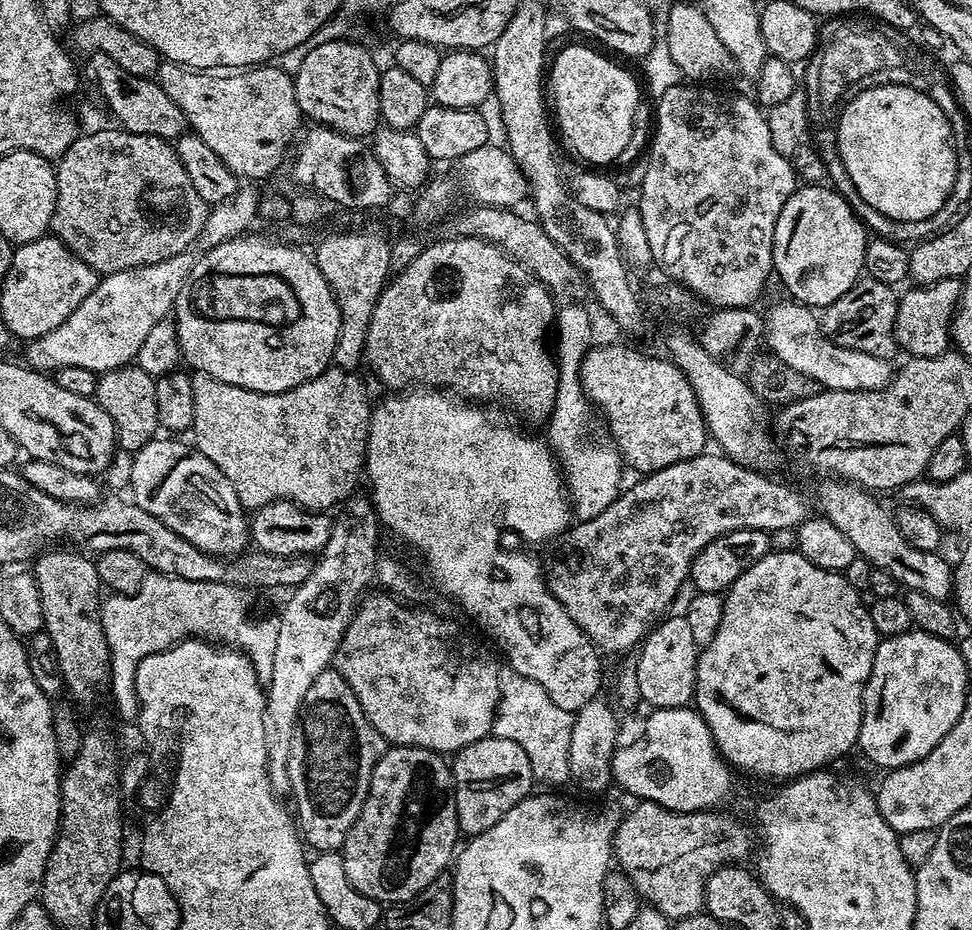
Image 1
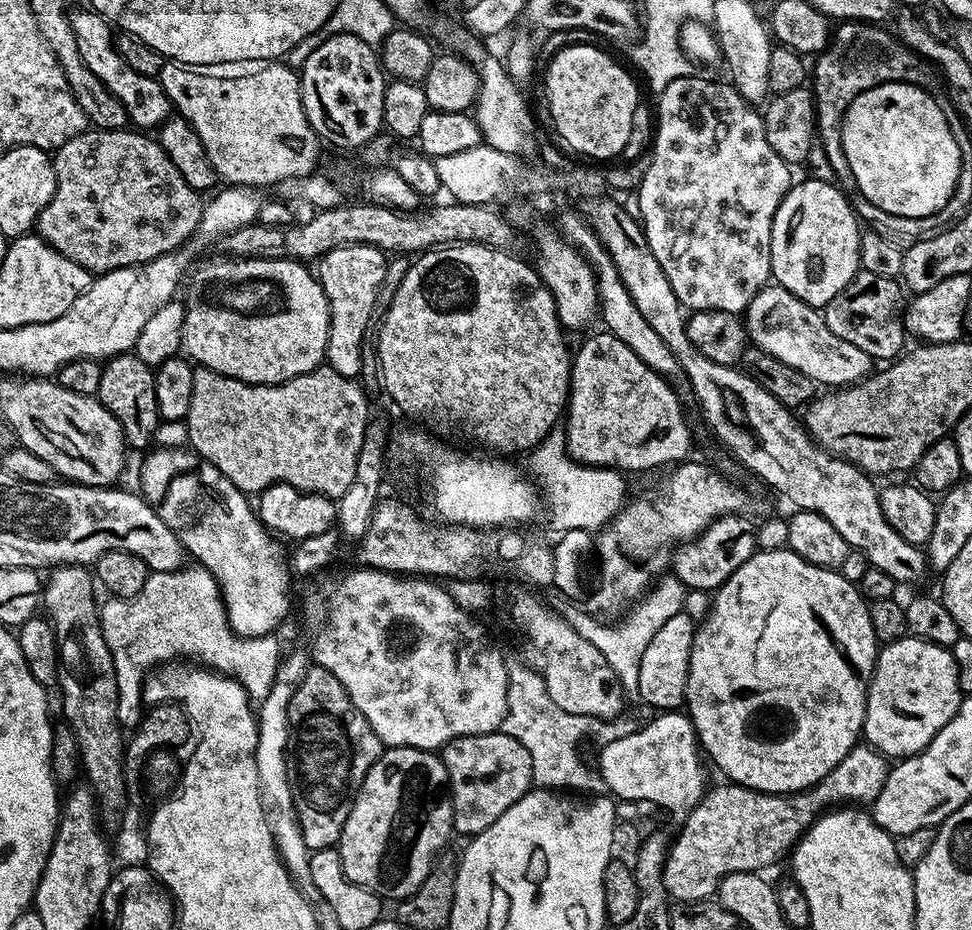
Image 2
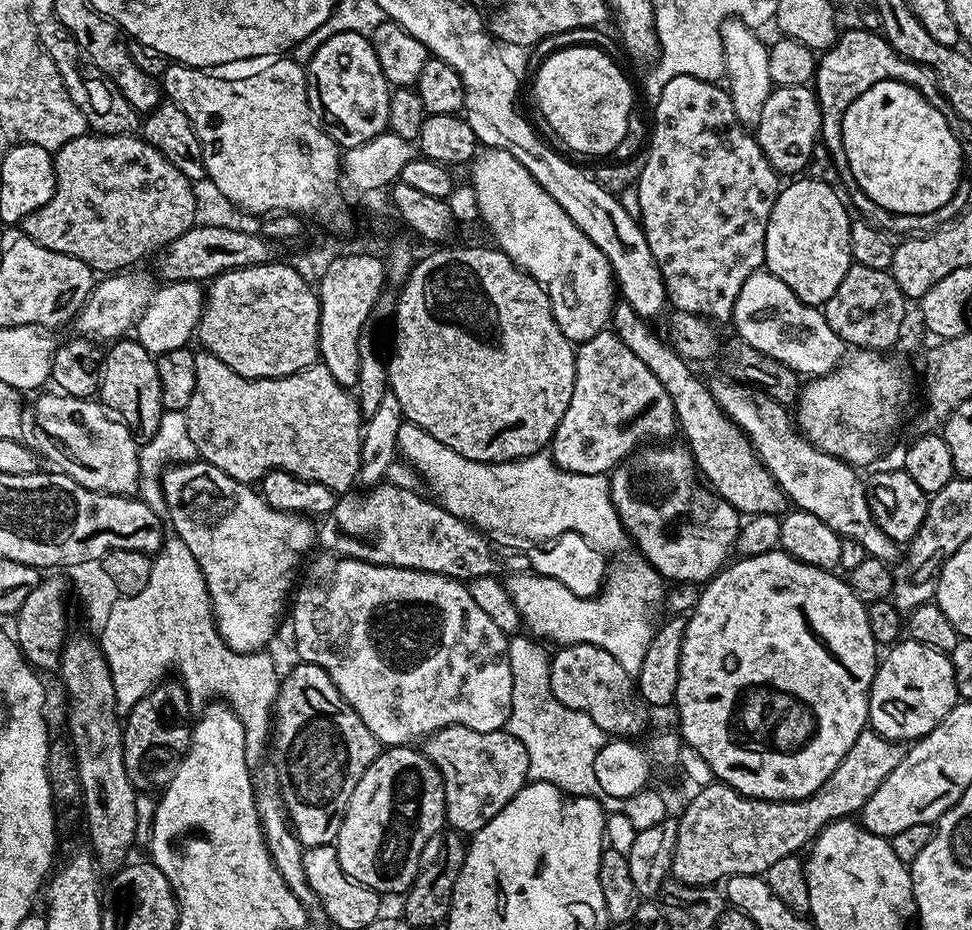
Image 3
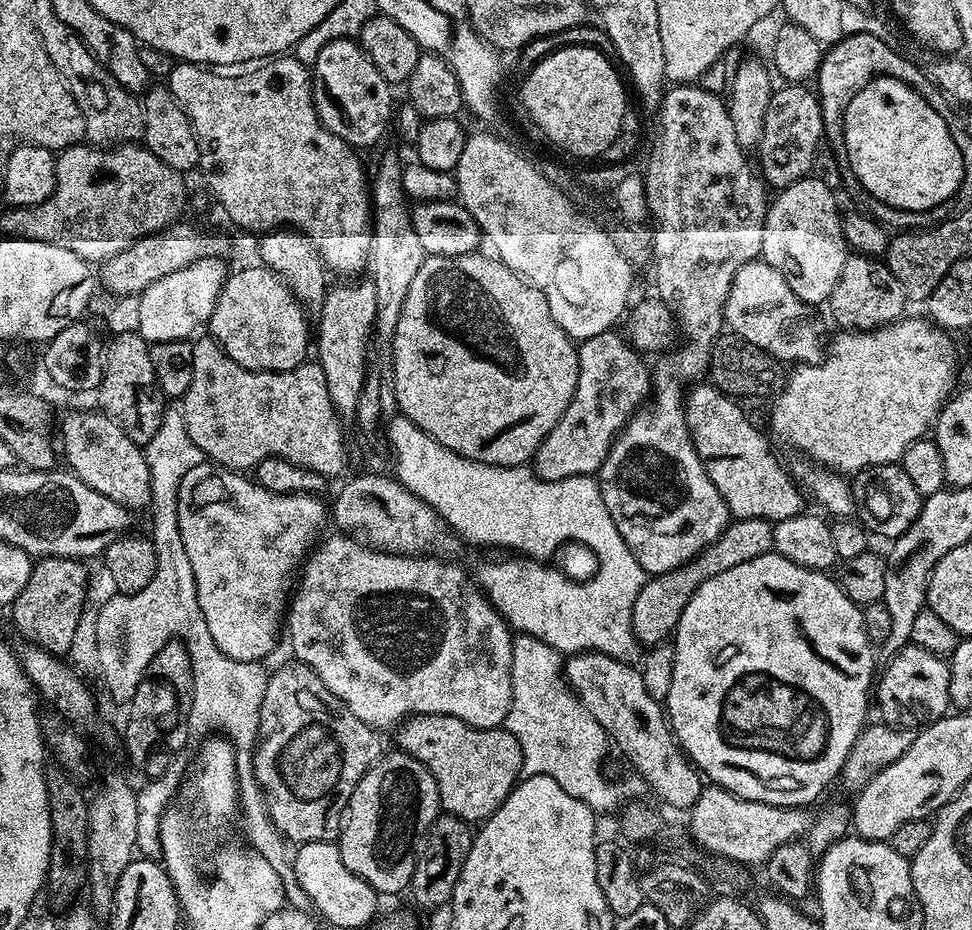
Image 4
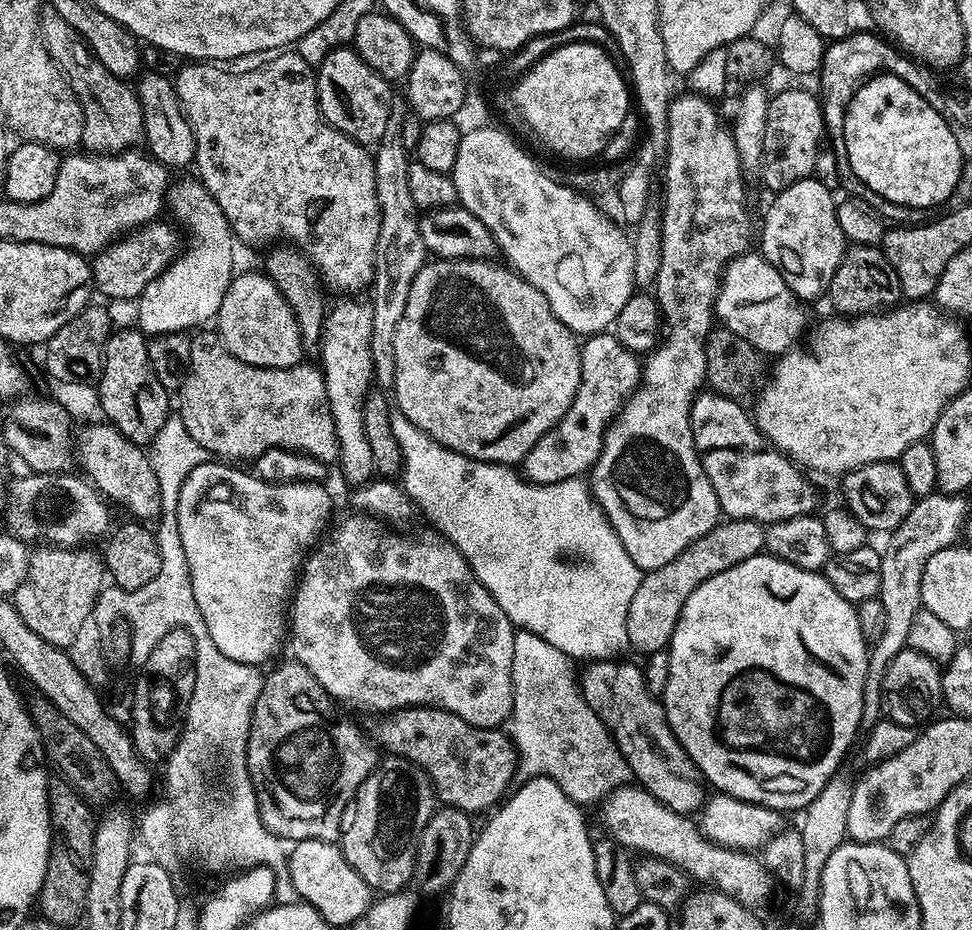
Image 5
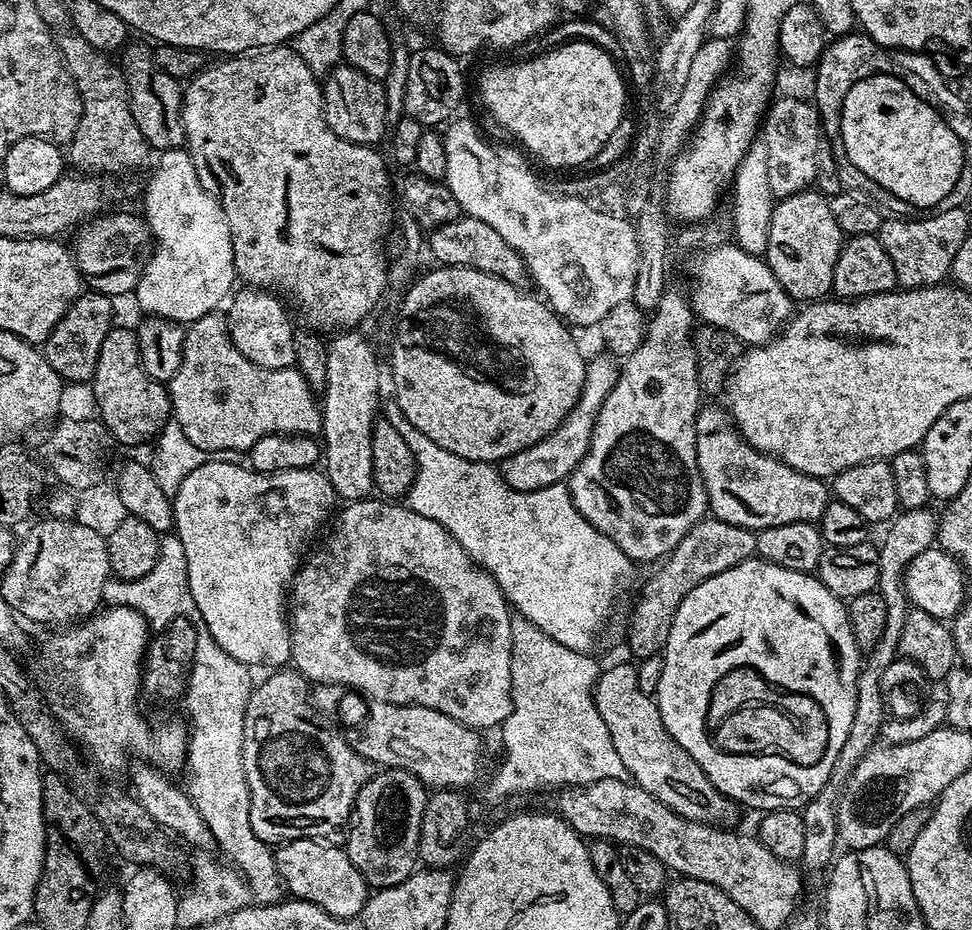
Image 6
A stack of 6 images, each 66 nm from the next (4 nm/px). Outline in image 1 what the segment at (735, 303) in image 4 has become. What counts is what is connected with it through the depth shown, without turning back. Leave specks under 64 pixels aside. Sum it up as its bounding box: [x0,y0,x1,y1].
[764,303,894,392]

